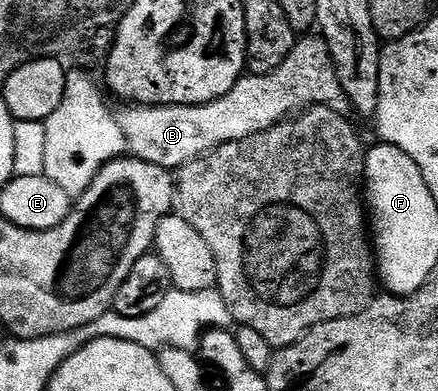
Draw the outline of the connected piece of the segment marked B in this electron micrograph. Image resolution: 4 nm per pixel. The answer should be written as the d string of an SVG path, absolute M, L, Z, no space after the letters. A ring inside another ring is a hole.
M312 37L297 41L290 57L286 57L278 69L265 75L245 74L230 93L209 103L182 107L125 106L120 119L118 115L118 131L123 146L124 143L128 146L127 154L150 165L179 169L230 141L262 133L293 113L314 106L343 108L346 103L344 90L332 66L328 45L323 38L308 38Z

